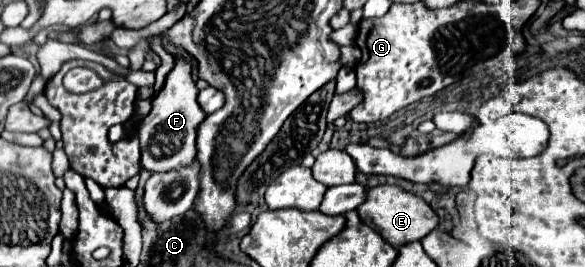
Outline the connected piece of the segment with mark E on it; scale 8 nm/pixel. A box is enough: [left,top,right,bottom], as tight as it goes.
[357,184,439,248]

